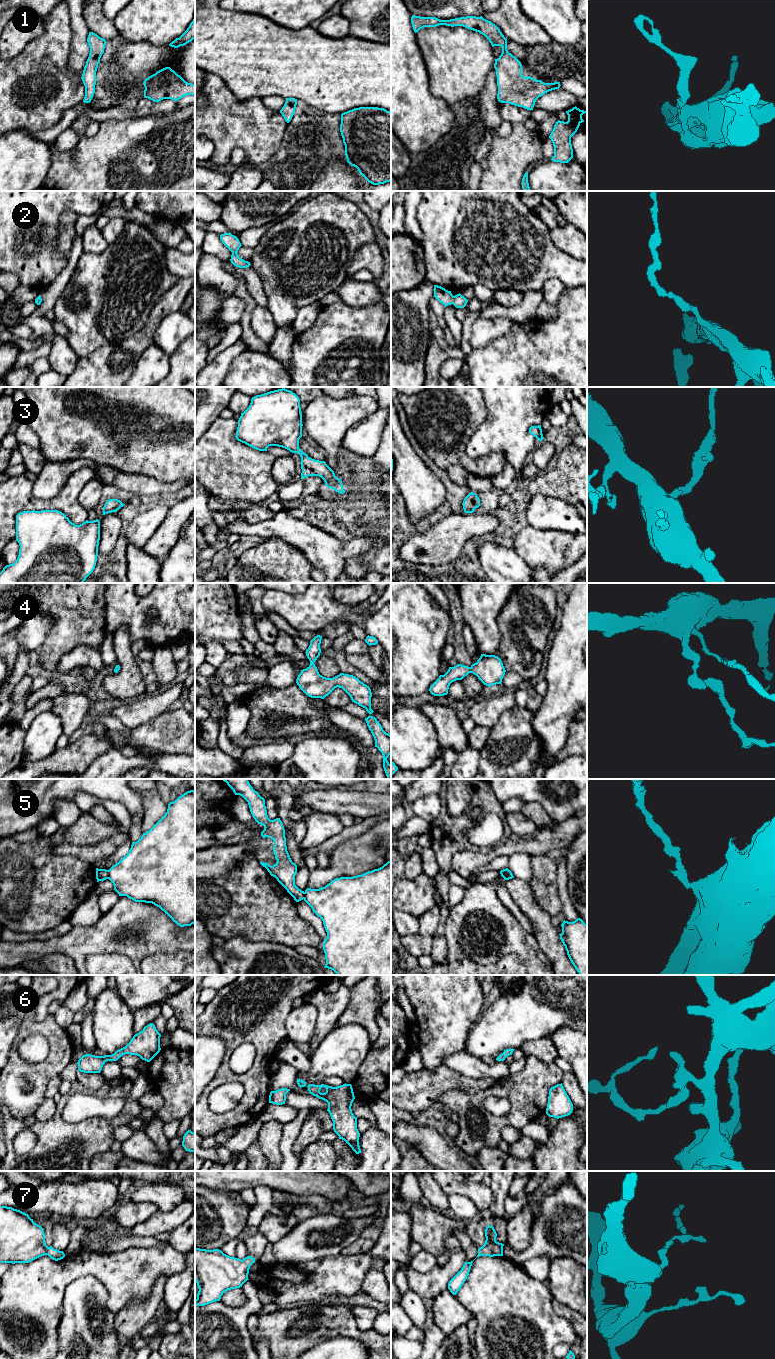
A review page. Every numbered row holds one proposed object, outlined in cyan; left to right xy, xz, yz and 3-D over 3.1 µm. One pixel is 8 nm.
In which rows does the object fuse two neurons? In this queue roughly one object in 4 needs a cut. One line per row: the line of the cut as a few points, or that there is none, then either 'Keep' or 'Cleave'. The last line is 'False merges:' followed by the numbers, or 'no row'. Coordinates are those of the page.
1: No split. Keep
2: No split. Keep
3: No split. Keep
4: No split. Keep
5: Split along xy (107, 870), (108, 878). Cleave
6: No split. Keep
7: No split. Keep
False merges: 5

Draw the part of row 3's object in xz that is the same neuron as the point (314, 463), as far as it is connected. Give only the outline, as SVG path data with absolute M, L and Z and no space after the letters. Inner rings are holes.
M282 388L252 397L249 407L238 420L235 437L259 451L278 446L299 454L301 479L319 476L328 488L340 494L345 493L342 481L325 461L312 459L299 448L302 426L299 397Z

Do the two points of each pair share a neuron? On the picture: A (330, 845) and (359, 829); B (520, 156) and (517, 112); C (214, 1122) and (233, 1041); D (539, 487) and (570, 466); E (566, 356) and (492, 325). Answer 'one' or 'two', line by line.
A: one
B: two
C: one
D: one
E: two

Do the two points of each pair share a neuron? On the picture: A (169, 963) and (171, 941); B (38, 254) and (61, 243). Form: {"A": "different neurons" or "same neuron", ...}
{"A": "different neurons", "B": "different neurons"}

